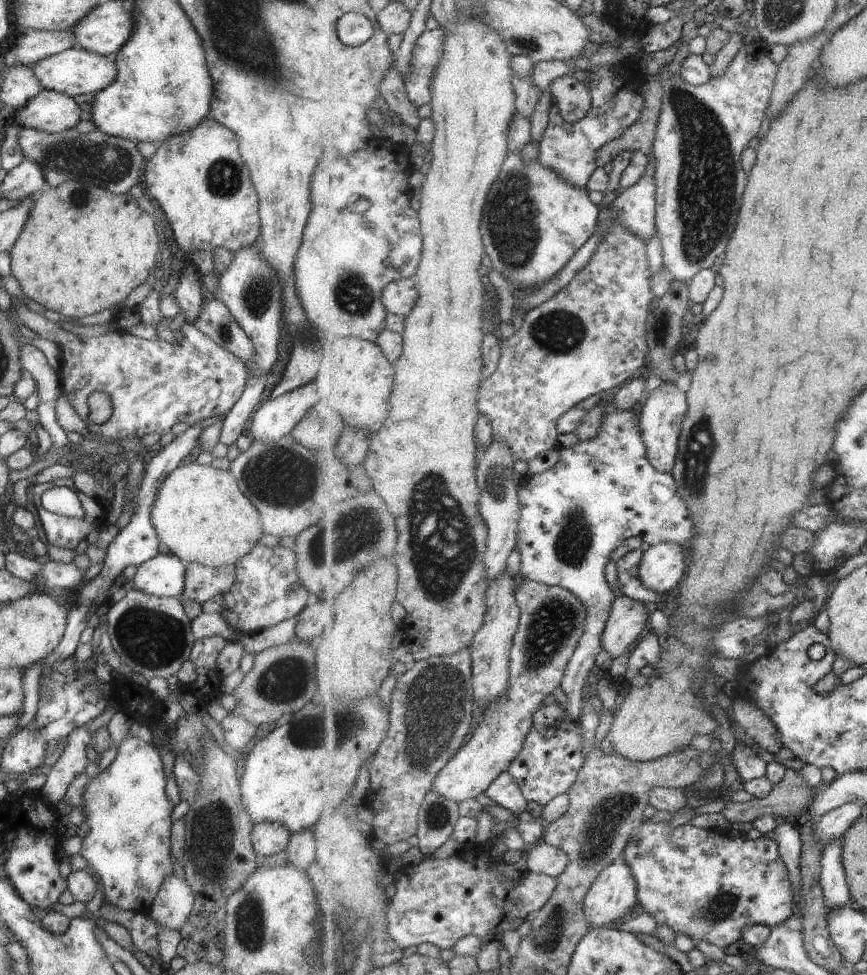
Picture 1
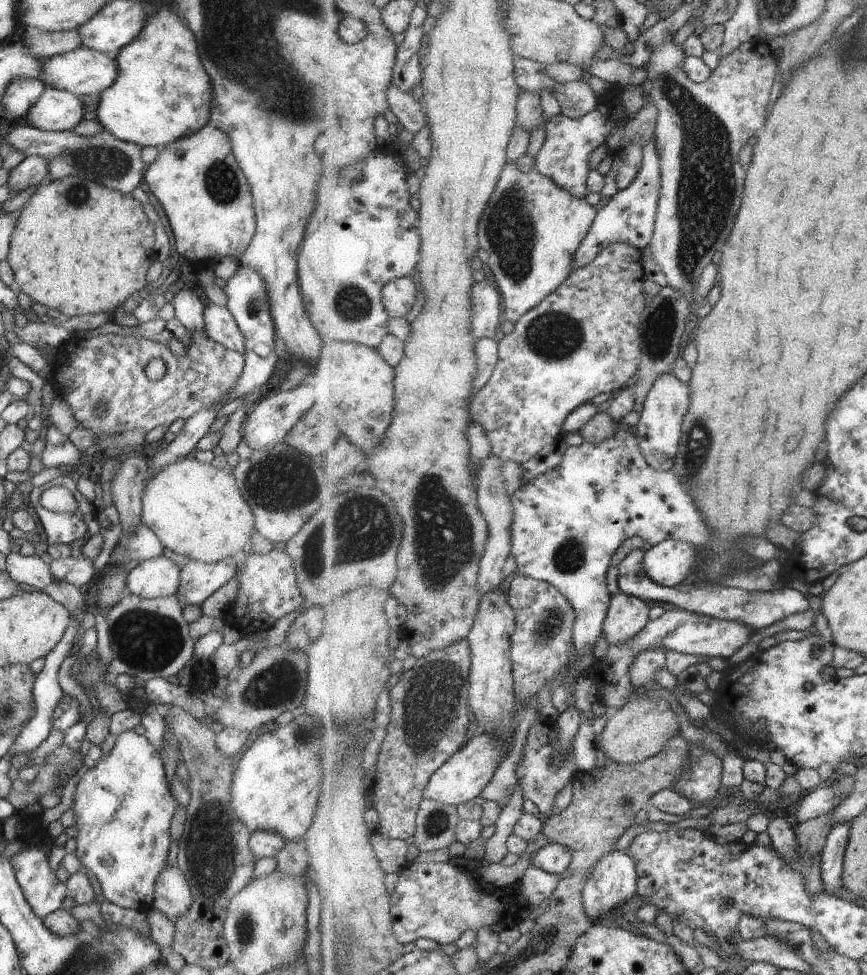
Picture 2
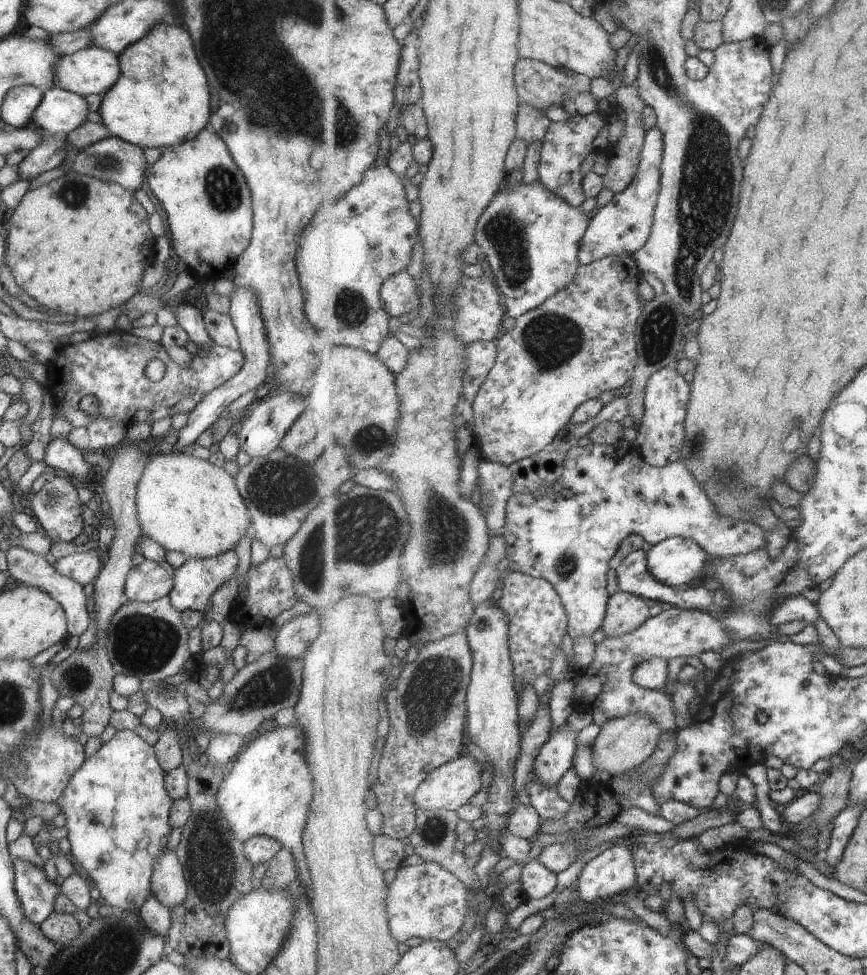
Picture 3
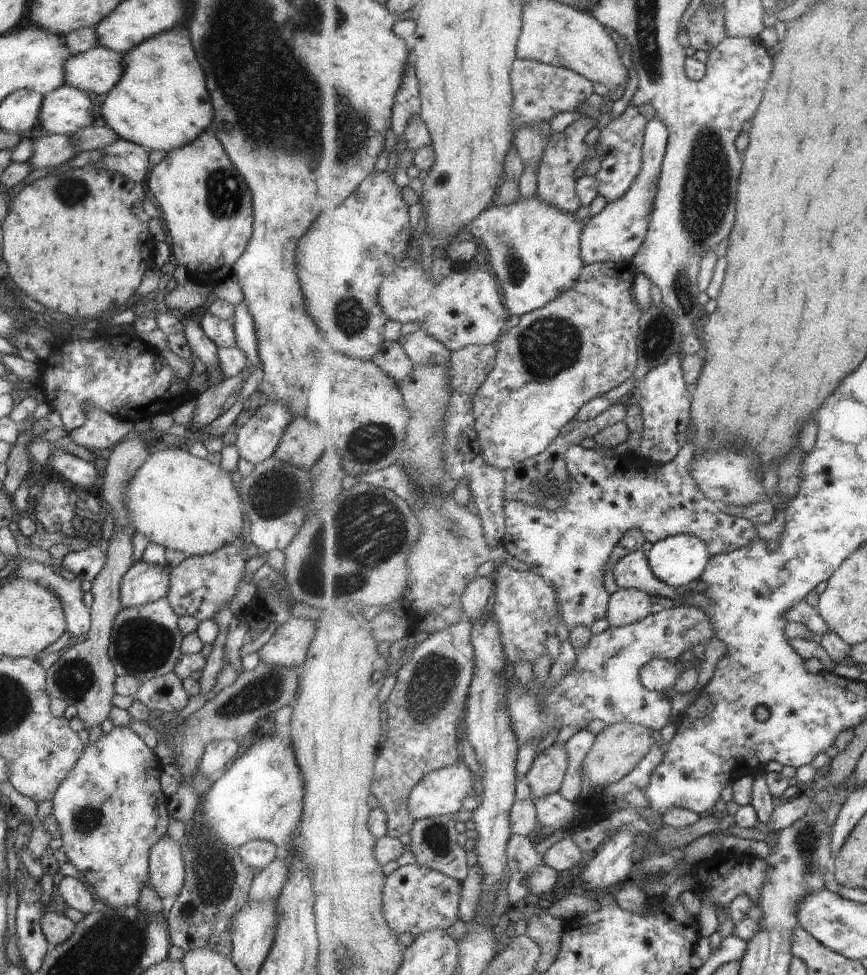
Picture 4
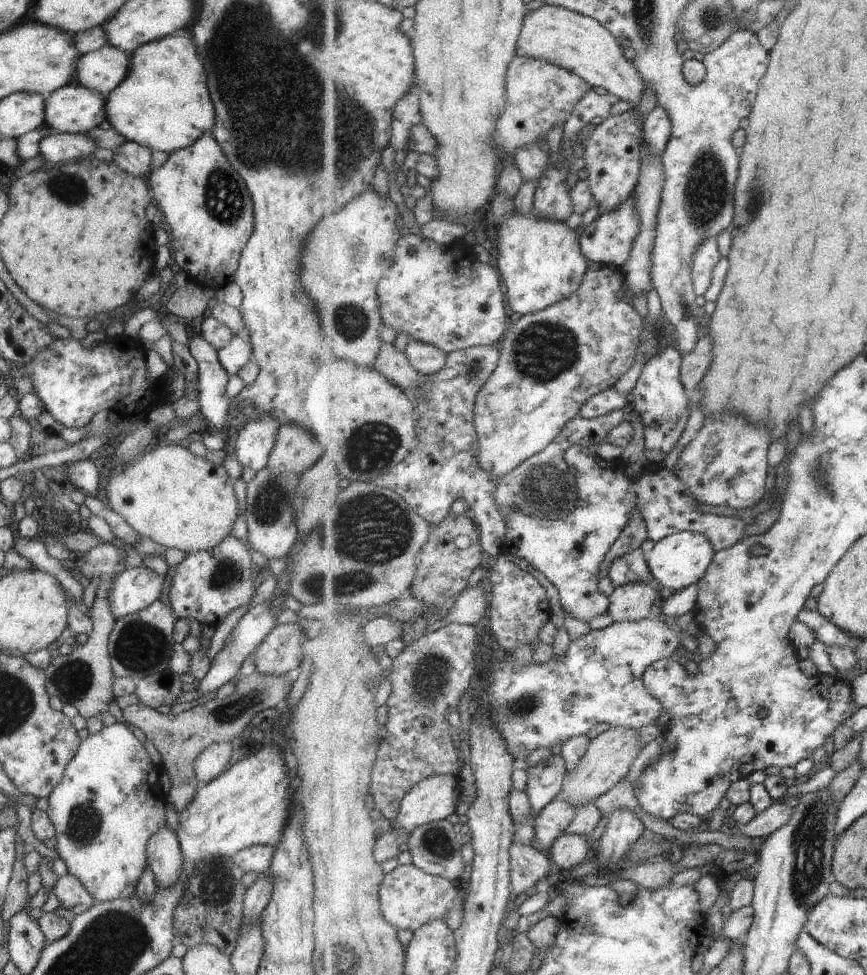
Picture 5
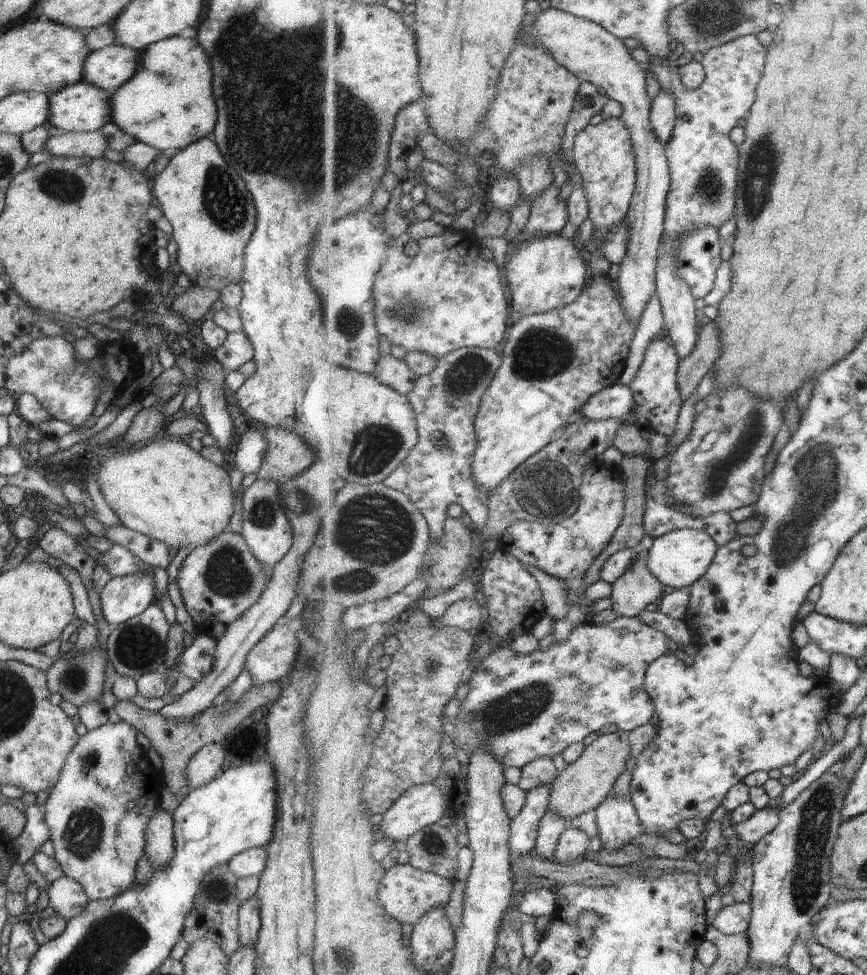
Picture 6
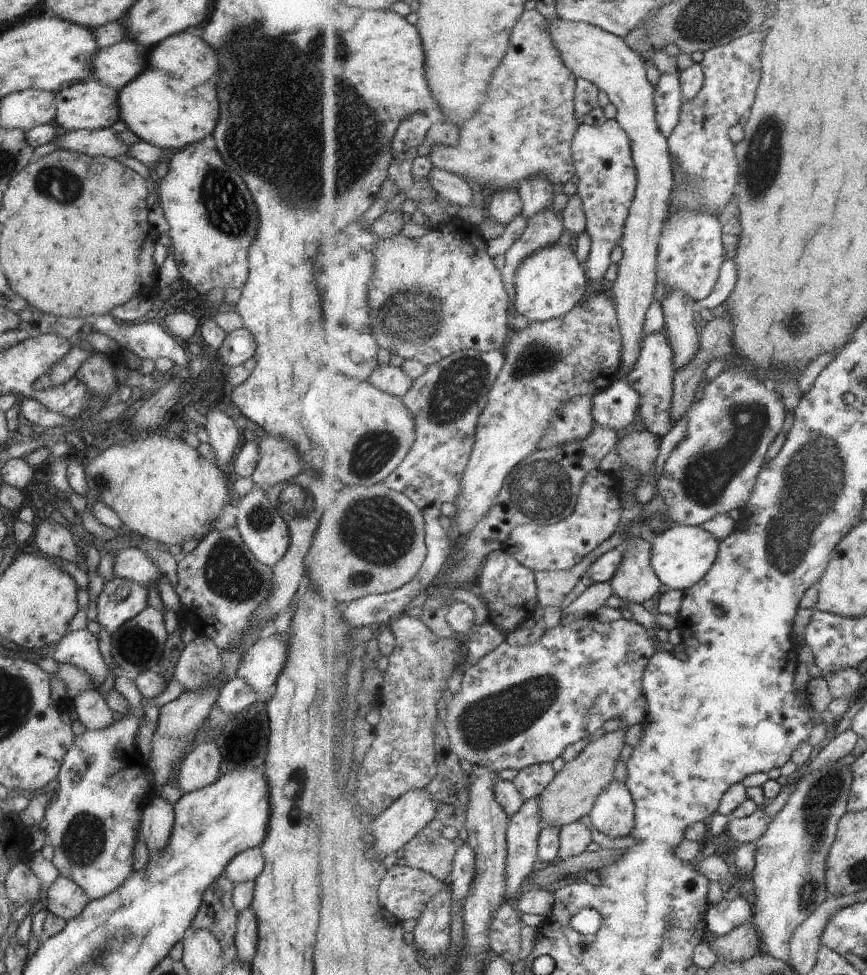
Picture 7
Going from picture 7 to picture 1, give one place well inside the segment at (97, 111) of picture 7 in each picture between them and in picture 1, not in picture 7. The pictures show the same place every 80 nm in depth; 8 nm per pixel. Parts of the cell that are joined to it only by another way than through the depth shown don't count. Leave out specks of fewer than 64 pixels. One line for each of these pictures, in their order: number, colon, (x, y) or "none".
1: (49, 111)
2: (57, 110)
3: (59, 111)
4: (64, 110)
5: (71, 108)
6: (79, 107)

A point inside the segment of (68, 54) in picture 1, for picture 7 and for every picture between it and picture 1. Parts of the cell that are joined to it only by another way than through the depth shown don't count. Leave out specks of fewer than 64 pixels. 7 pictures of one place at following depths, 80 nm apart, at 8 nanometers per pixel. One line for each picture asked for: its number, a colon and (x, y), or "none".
2: (82, 71)
3: (91, 70)
4: (97, 70)
5: (100, 70)
6: (109, 66)
7: (114, 65)

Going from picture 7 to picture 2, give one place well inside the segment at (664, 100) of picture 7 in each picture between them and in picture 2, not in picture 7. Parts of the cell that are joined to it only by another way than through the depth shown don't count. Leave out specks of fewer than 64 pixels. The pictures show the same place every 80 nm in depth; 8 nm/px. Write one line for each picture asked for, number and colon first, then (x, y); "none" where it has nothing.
2: (629, 217)
3: (624, 225)
4: (617, 233)
5: (657, 132)
6: (663, 116)

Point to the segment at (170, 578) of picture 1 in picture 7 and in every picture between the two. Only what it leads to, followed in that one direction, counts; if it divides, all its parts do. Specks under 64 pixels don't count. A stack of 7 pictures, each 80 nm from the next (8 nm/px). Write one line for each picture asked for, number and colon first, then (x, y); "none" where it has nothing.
2: (158, 576)
3: (149, 580)
4: (143, 582)
5: (133, 589)
6: (122, 597)
7: (120, 599)

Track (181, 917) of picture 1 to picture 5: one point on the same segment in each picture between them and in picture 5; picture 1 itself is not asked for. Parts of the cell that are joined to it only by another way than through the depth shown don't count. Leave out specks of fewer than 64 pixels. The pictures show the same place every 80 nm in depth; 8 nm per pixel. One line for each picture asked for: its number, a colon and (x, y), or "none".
2: (172, 895)
3: (167, 883)
4: (165, 866)
5: (164, 859)

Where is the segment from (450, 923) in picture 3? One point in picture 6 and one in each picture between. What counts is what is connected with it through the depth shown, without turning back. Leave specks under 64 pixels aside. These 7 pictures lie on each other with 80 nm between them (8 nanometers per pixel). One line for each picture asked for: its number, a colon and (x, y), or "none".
4: (417, 900)
5: (411, 898)
6: (408, 893)

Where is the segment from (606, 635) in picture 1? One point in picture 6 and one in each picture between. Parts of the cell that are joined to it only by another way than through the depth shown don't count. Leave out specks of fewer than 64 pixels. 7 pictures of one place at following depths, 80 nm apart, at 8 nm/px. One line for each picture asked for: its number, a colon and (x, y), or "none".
2: (628, 615)
3: (627, 612)
4: (627, 606)
5: (632, 602)
6: (631, 595)

